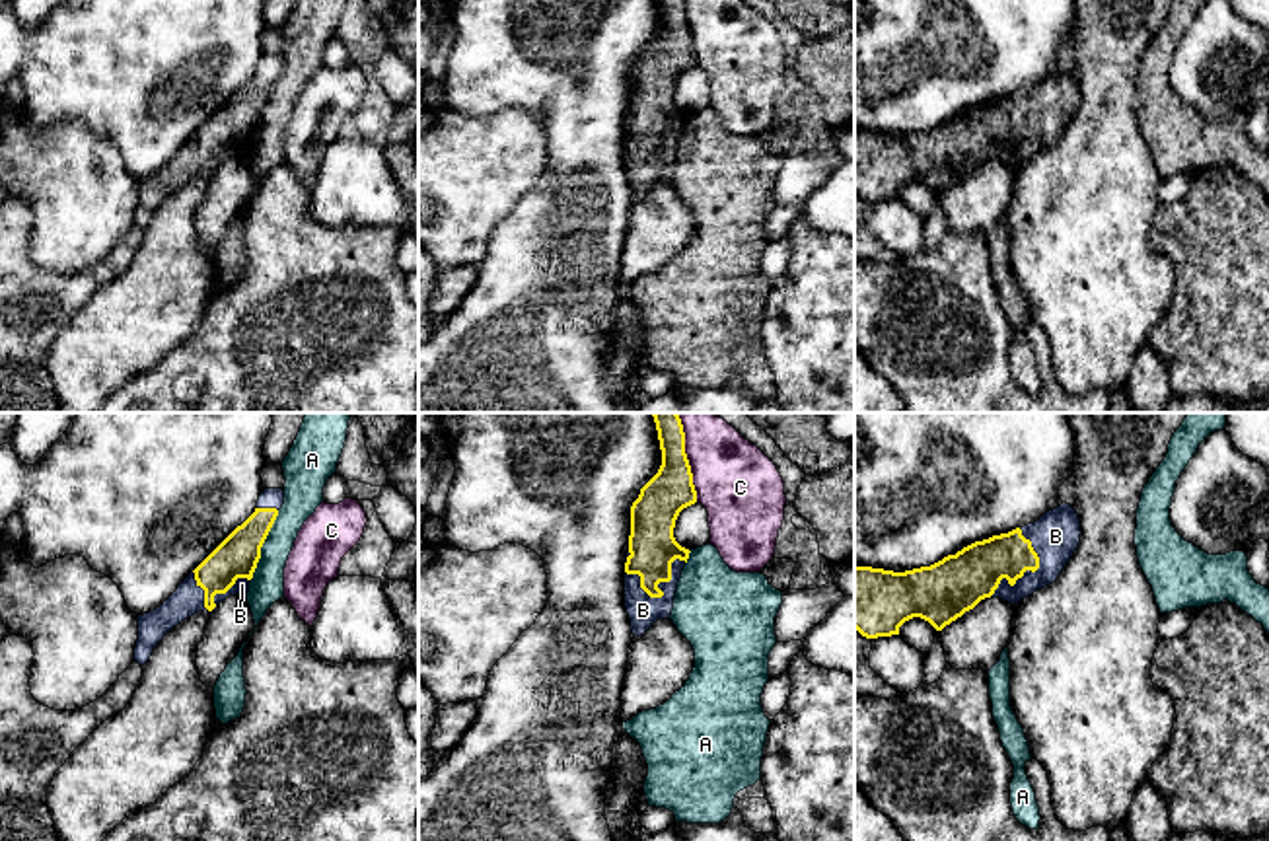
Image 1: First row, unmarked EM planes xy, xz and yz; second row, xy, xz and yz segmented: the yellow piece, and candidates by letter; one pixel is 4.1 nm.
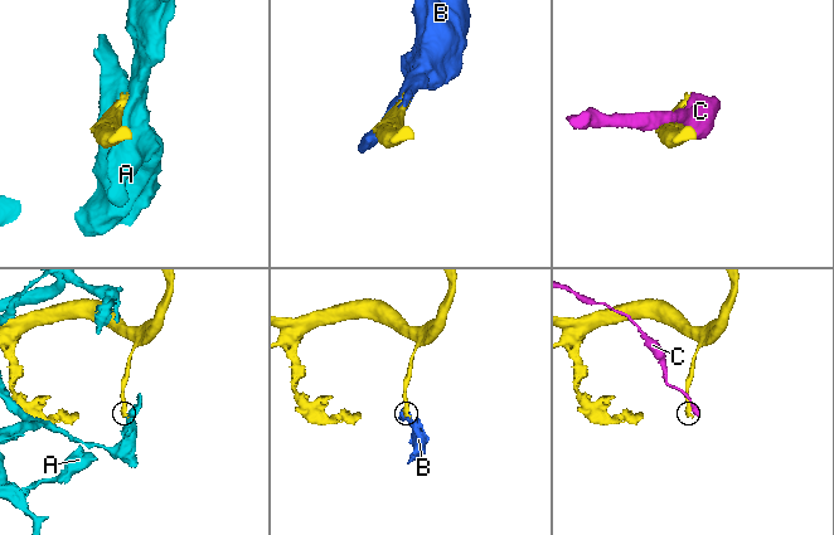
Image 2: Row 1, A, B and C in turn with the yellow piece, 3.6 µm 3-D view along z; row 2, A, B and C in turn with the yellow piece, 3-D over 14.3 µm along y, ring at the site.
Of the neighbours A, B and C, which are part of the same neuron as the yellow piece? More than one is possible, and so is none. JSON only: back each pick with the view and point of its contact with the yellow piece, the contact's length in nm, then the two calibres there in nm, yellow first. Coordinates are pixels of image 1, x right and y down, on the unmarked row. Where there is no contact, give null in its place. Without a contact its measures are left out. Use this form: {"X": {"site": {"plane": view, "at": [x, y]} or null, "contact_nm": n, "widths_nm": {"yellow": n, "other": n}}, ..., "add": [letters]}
{"B": {"site": {"plane": "yz", "at": [1032, 135]}, "contact_nm": 300, "widths_nm": {"yellow": 220, "other": 200}}, "add": ["B"]}

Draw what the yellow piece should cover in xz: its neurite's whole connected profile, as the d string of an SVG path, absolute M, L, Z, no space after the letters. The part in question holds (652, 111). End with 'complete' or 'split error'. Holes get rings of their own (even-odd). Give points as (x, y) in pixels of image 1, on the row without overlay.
M658 0L662 29L631 70L625 171L634 201L668 183L689 113L673 101L679 76L697 66L685 0Z | split error

